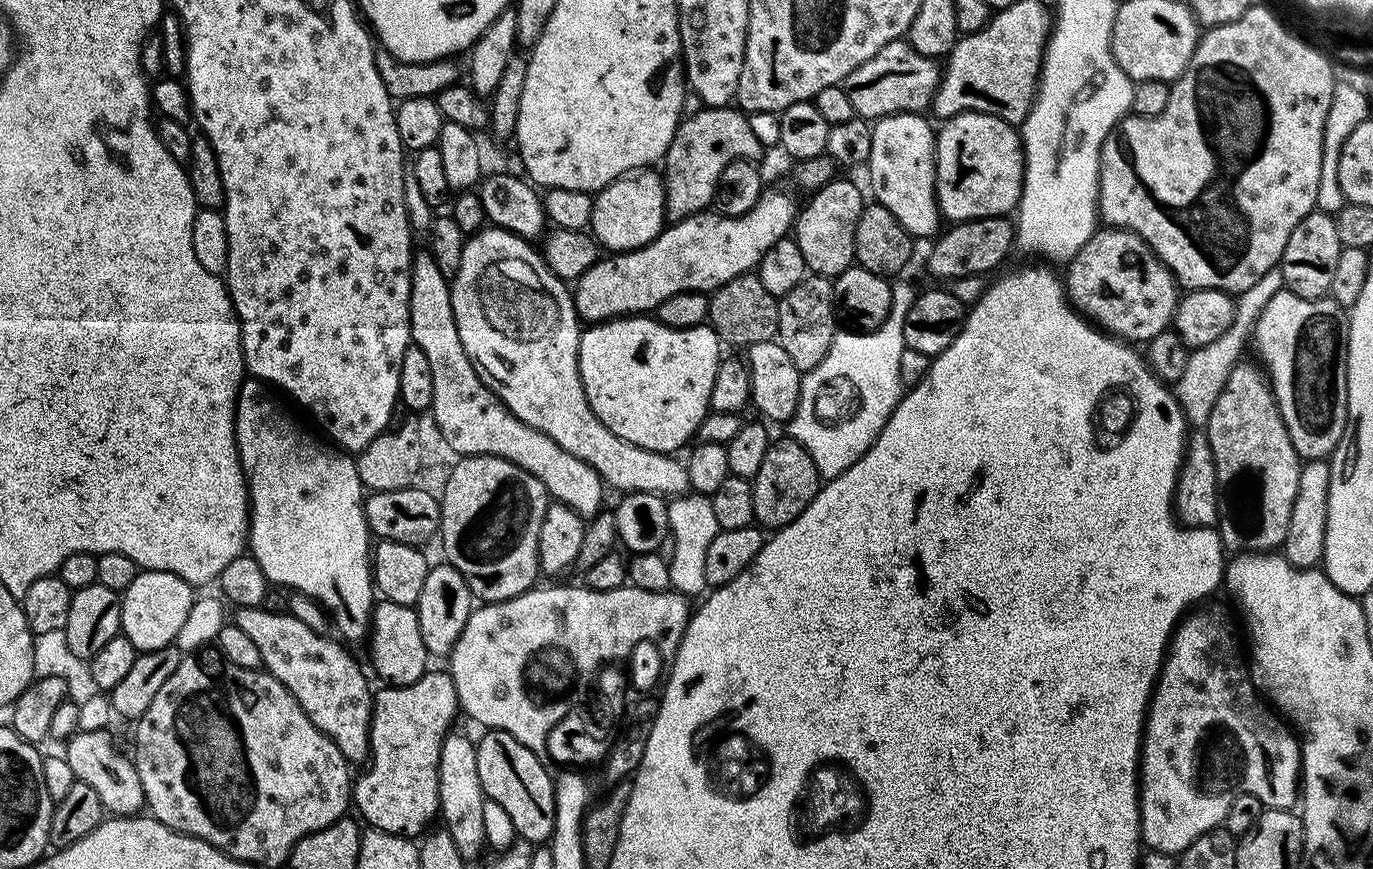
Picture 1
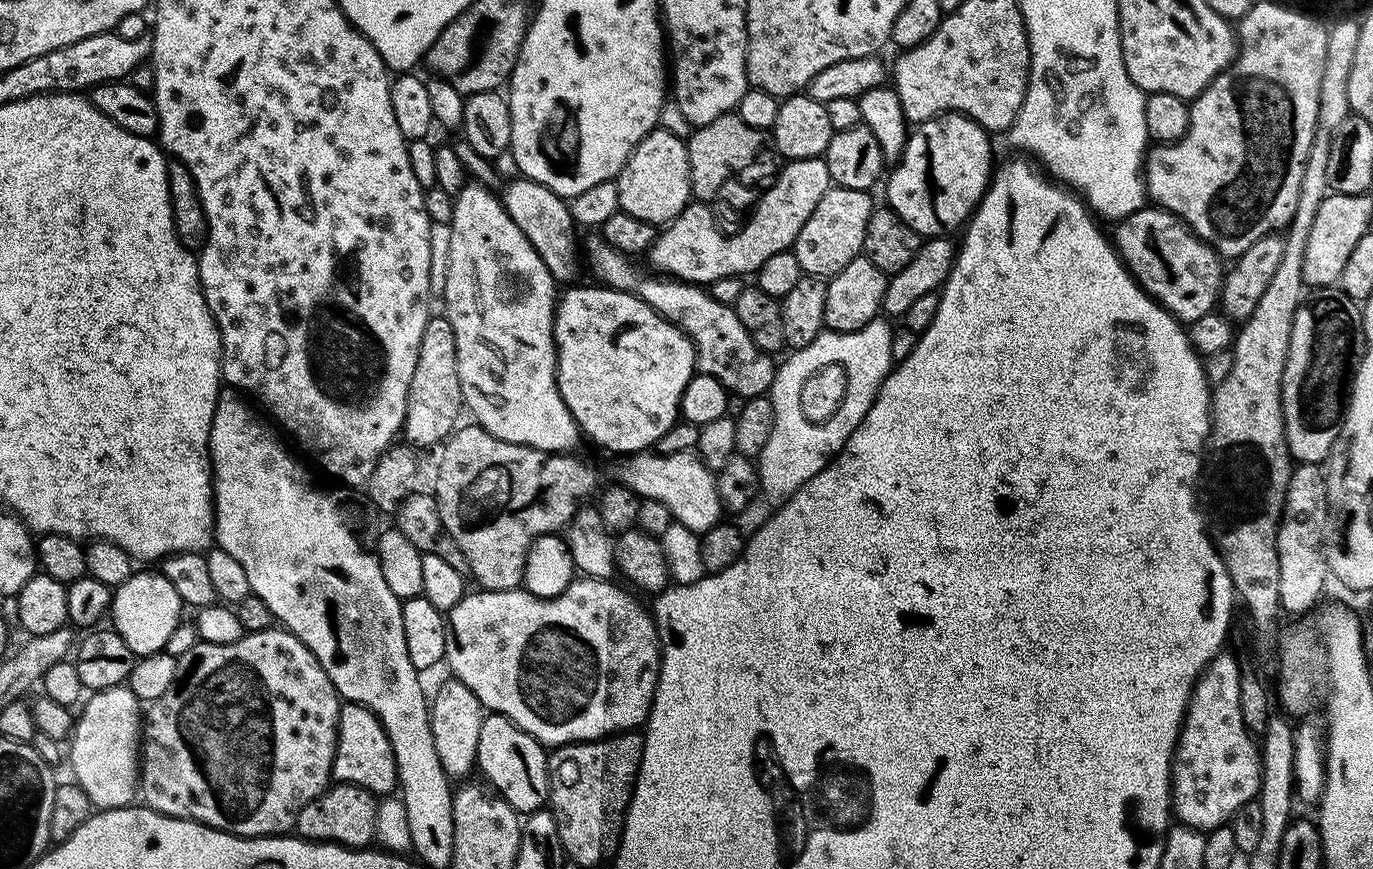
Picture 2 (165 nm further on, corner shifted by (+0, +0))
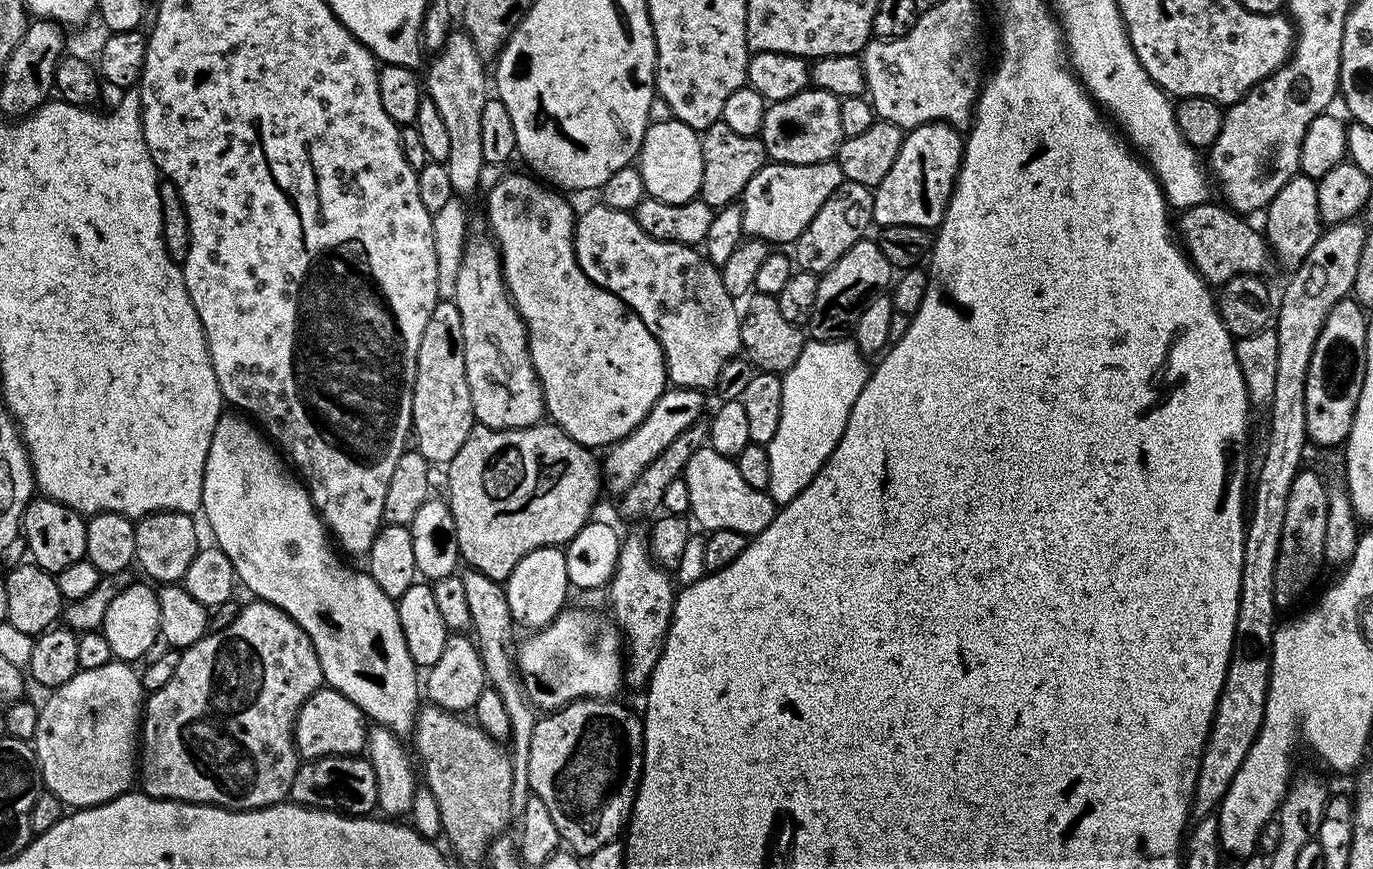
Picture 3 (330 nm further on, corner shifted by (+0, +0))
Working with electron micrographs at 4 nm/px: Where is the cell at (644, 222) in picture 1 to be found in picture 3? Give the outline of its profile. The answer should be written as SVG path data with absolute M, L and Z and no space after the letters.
M675 118L666 122L649 124L644 135L644 145L640 148L638 167L642 174L644 191L649 196L658 198L662 202L681 204L697 199L702 186L702 146L700 145L701 133L695 128L686 126L686 122Z

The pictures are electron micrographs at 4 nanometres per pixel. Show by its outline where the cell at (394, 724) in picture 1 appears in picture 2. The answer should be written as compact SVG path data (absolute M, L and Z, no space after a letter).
M351 702L341 703L340 721L336 731L336 753L332 763L332 780L362 786L377 798L387 797L398 788L396 756L380 719L368 708Z

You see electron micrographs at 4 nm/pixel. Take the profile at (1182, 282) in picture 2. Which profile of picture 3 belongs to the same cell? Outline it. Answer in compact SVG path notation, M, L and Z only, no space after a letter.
M1209 202L1199 204L1193 208L1185 208L1179 213L1178 240L1182 245L1190 263L1196 267L1196 273L1202 277L1209 286L1219 286L1235 276L1249 274L1264 274L1268 267L1273 267L1274 257L1269 249L1268 241L1259 227L1247 224L1243 215L1237 214L1223 203Z

